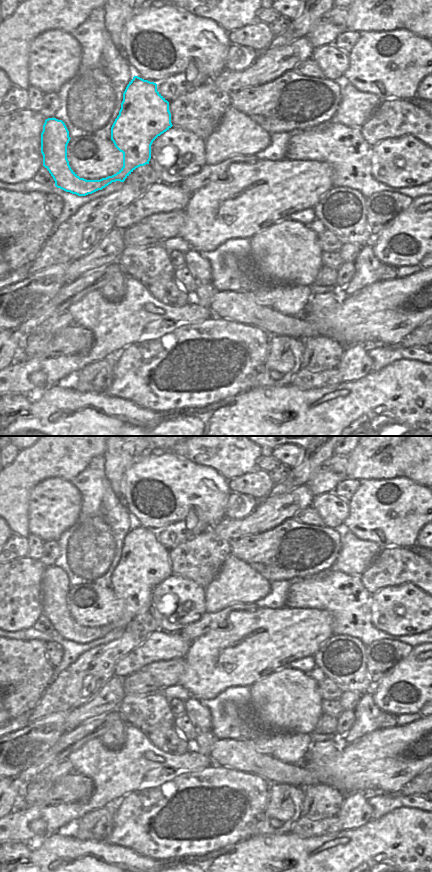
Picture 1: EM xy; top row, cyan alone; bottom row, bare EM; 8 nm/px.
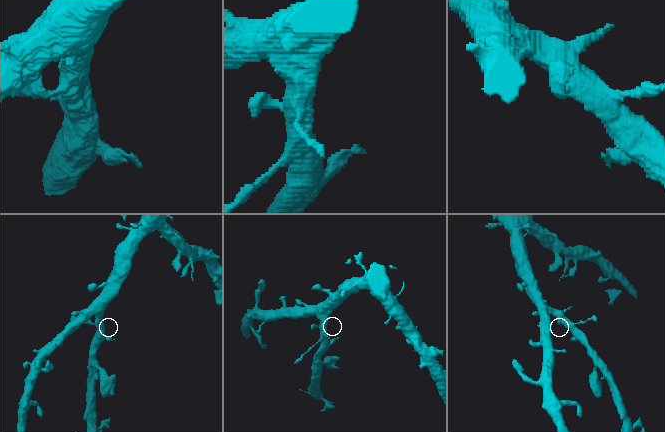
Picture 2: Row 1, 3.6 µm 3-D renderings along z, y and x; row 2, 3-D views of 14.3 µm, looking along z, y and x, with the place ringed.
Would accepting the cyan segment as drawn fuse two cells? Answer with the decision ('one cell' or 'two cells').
one cell

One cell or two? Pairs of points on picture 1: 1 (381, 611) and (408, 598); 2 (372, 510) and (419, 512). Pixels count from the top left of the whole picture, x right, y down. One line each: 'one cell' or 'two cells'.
1: one cell
2: one cell

